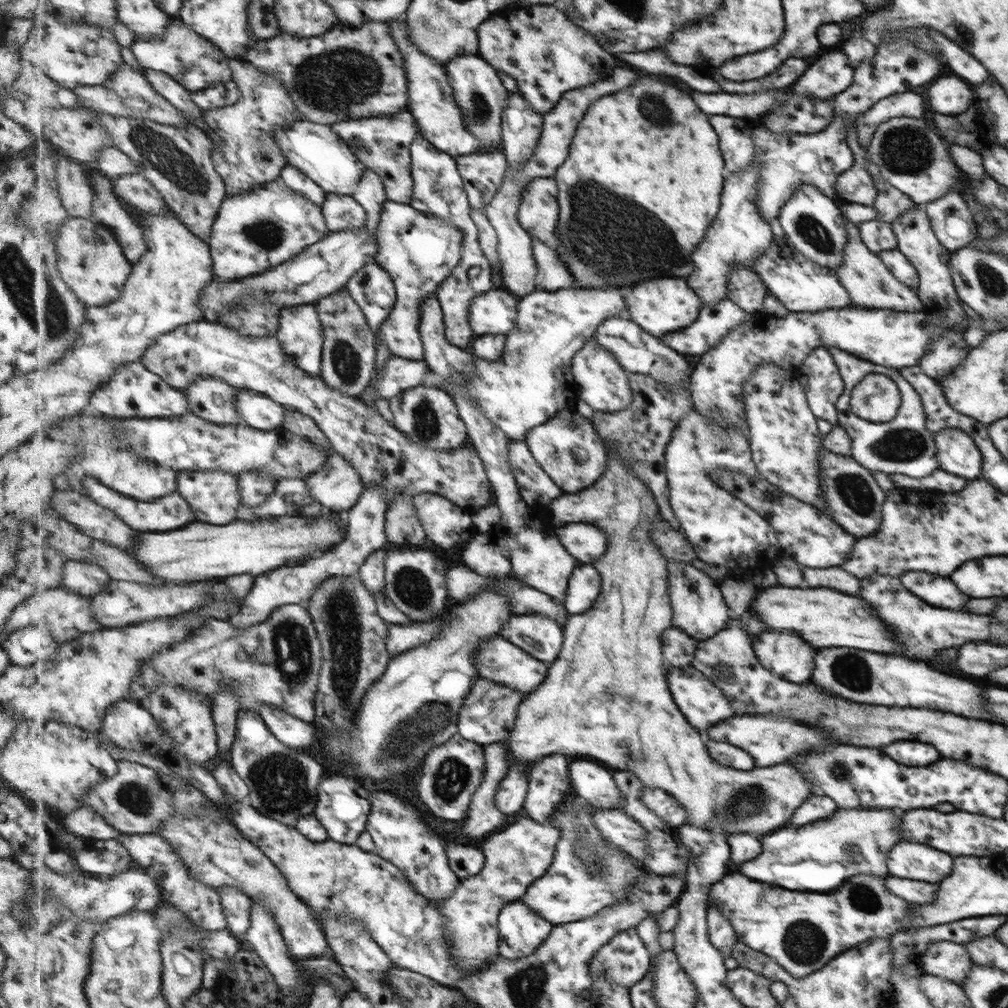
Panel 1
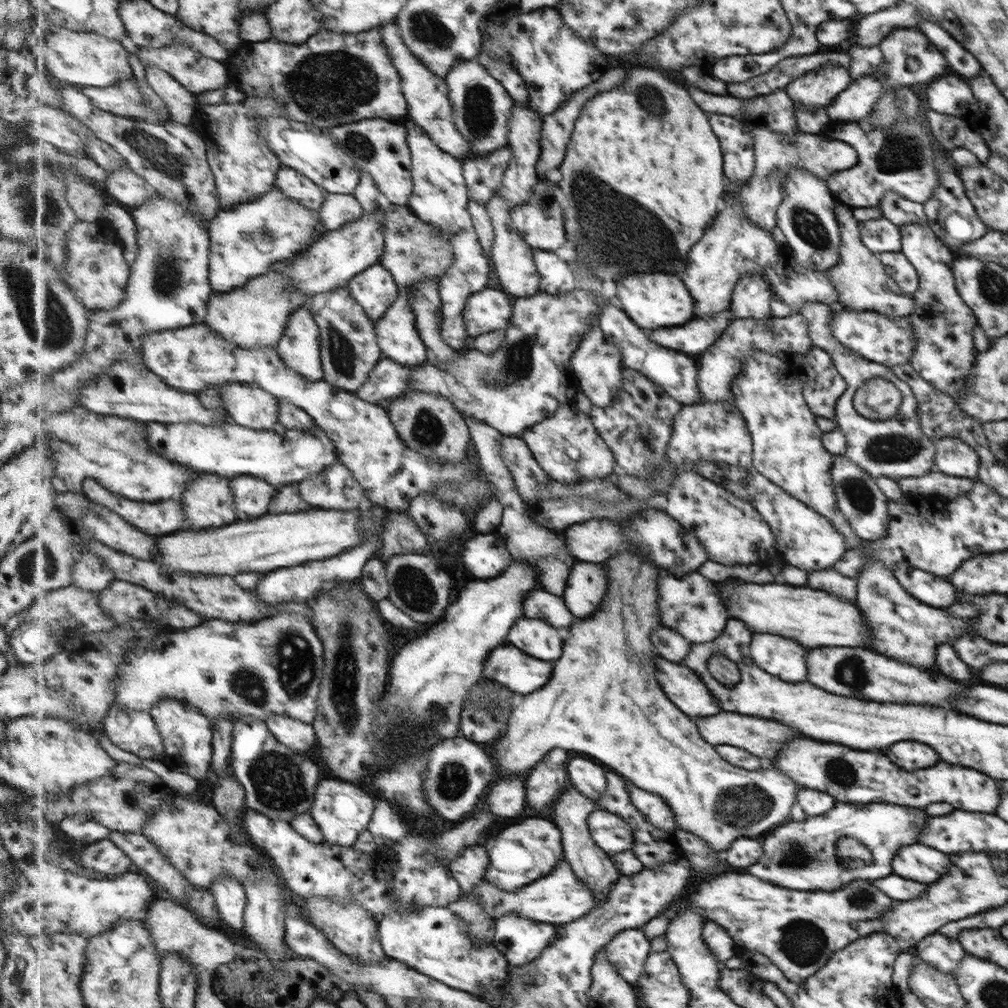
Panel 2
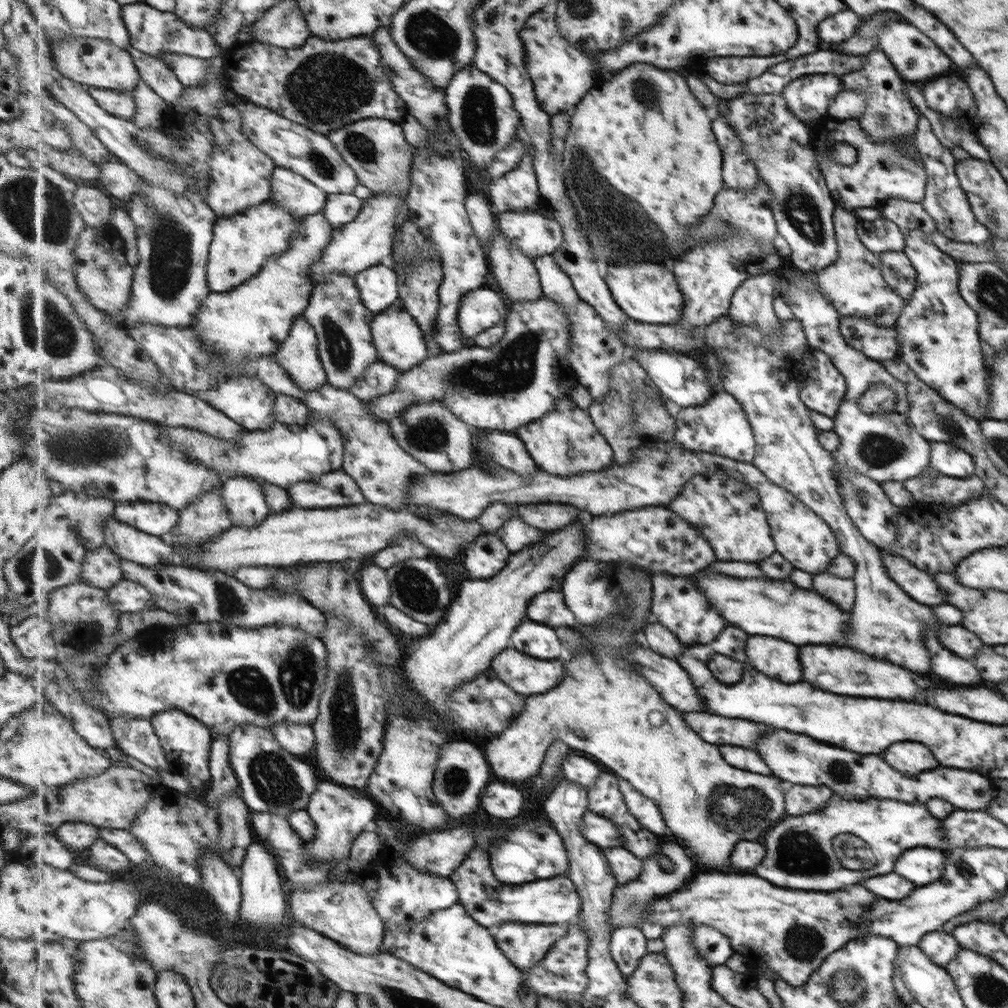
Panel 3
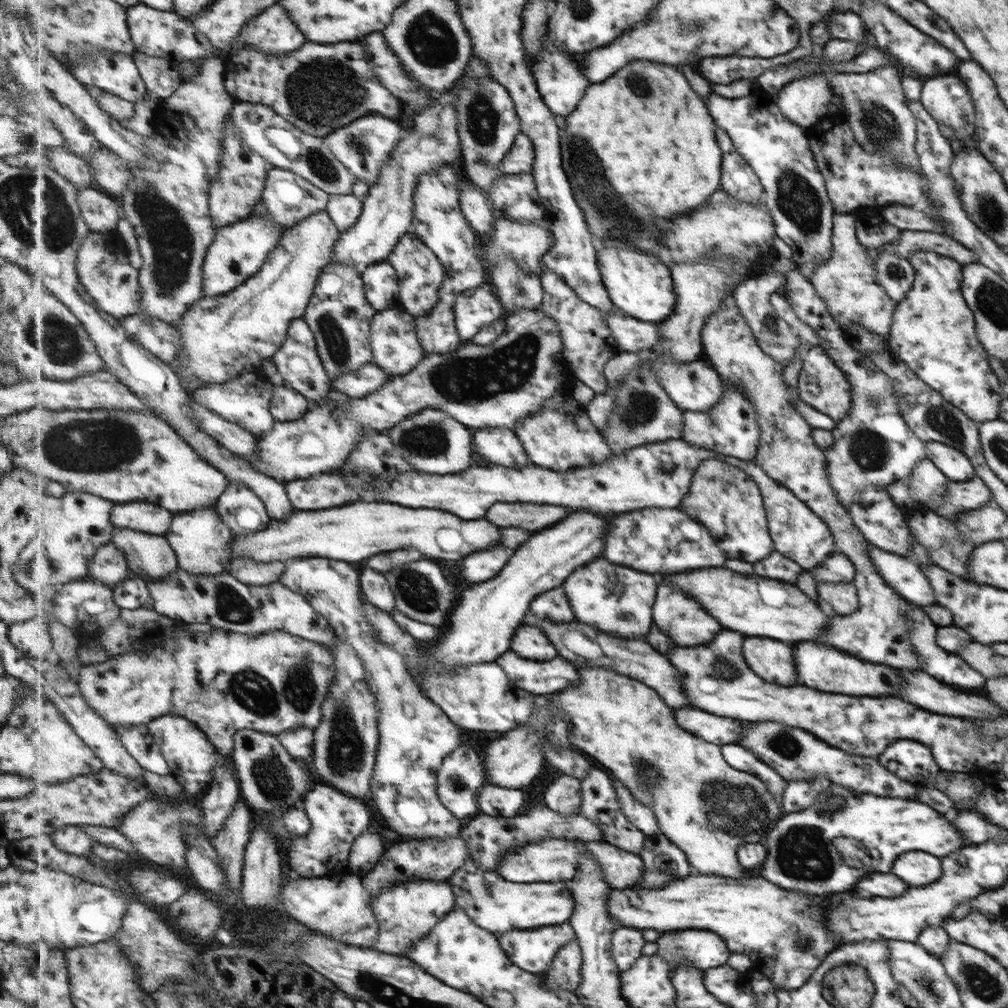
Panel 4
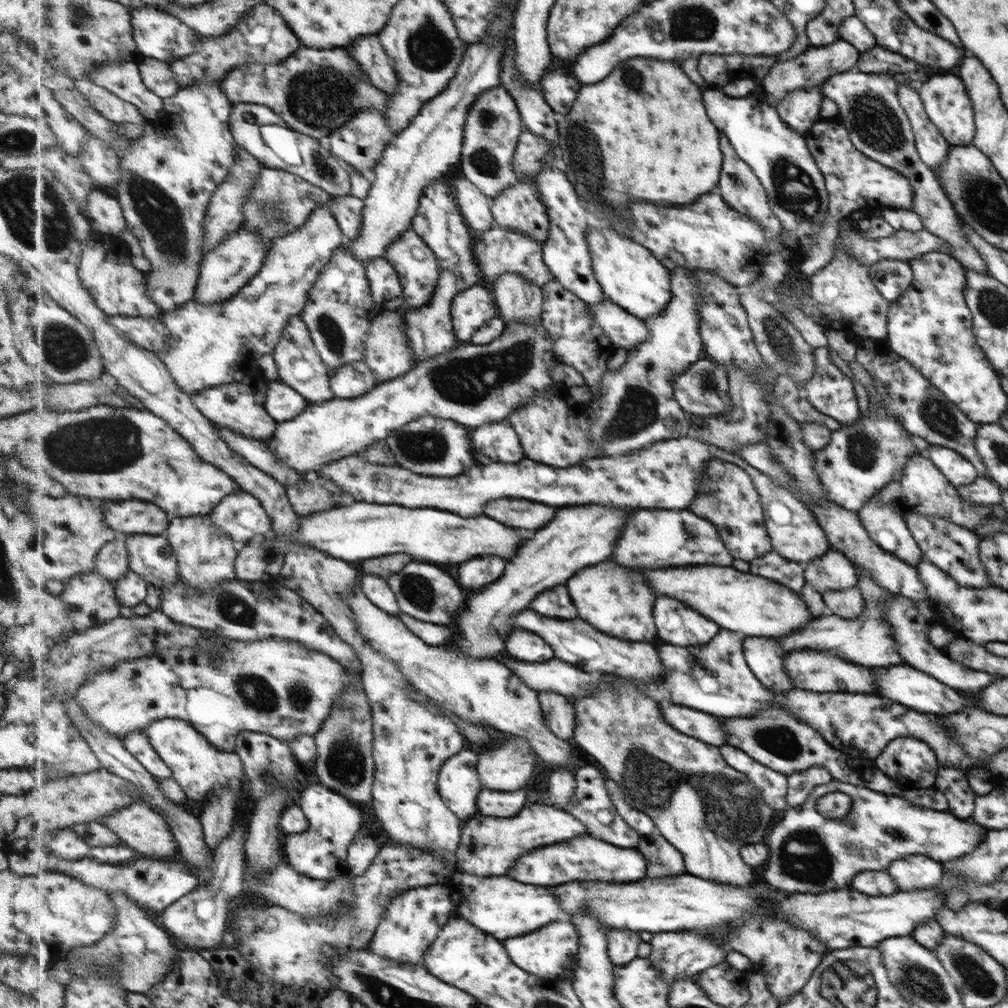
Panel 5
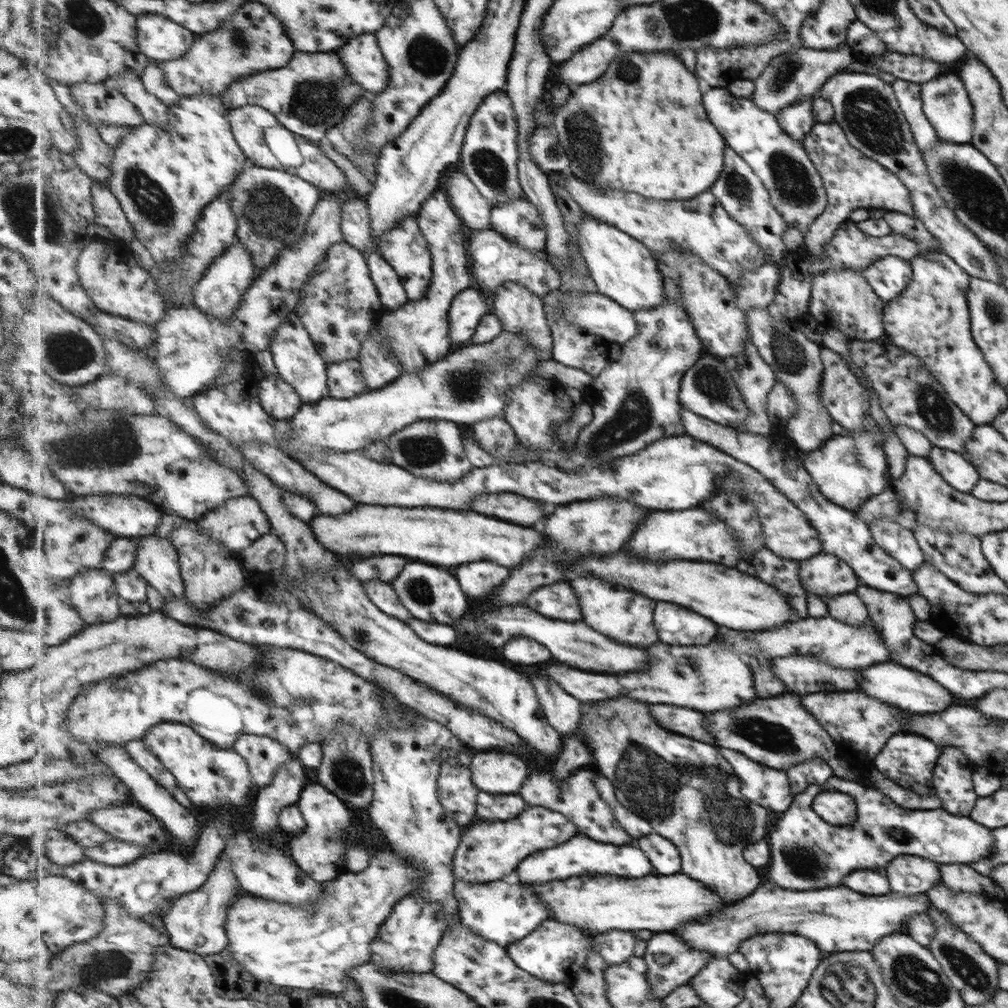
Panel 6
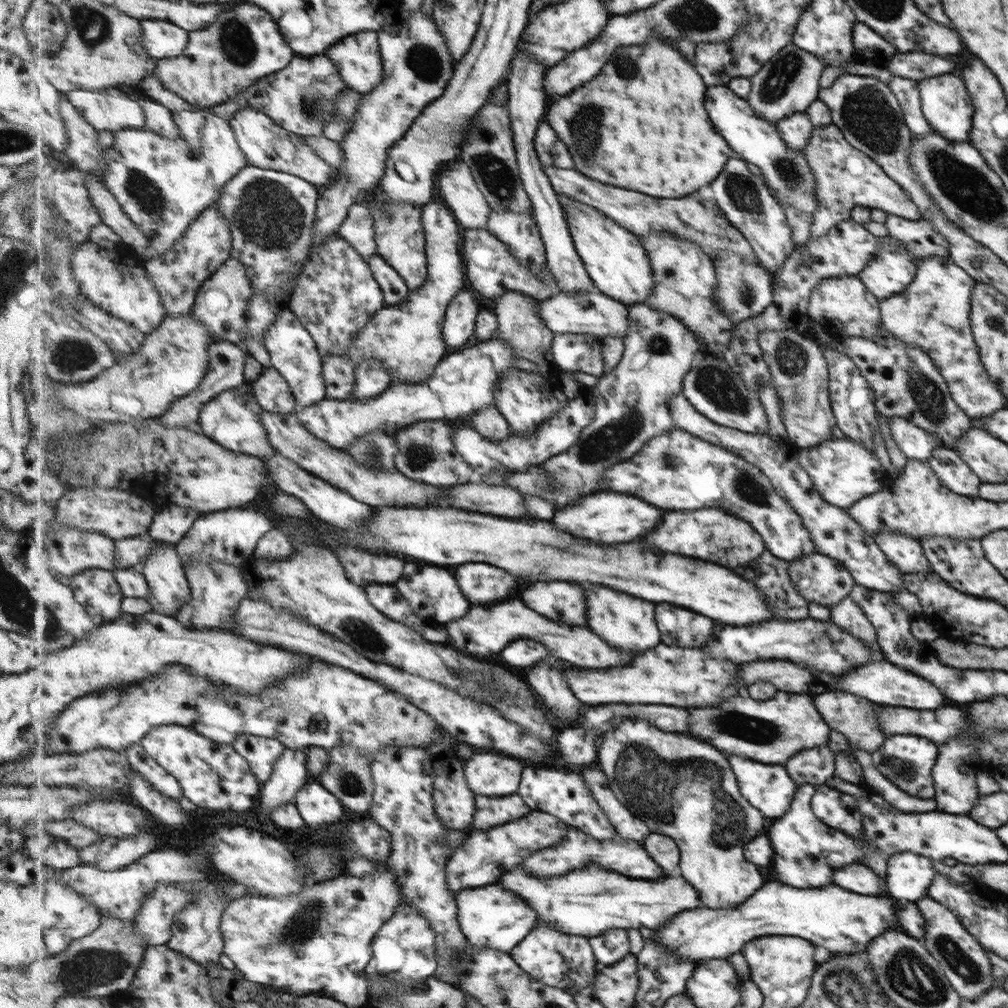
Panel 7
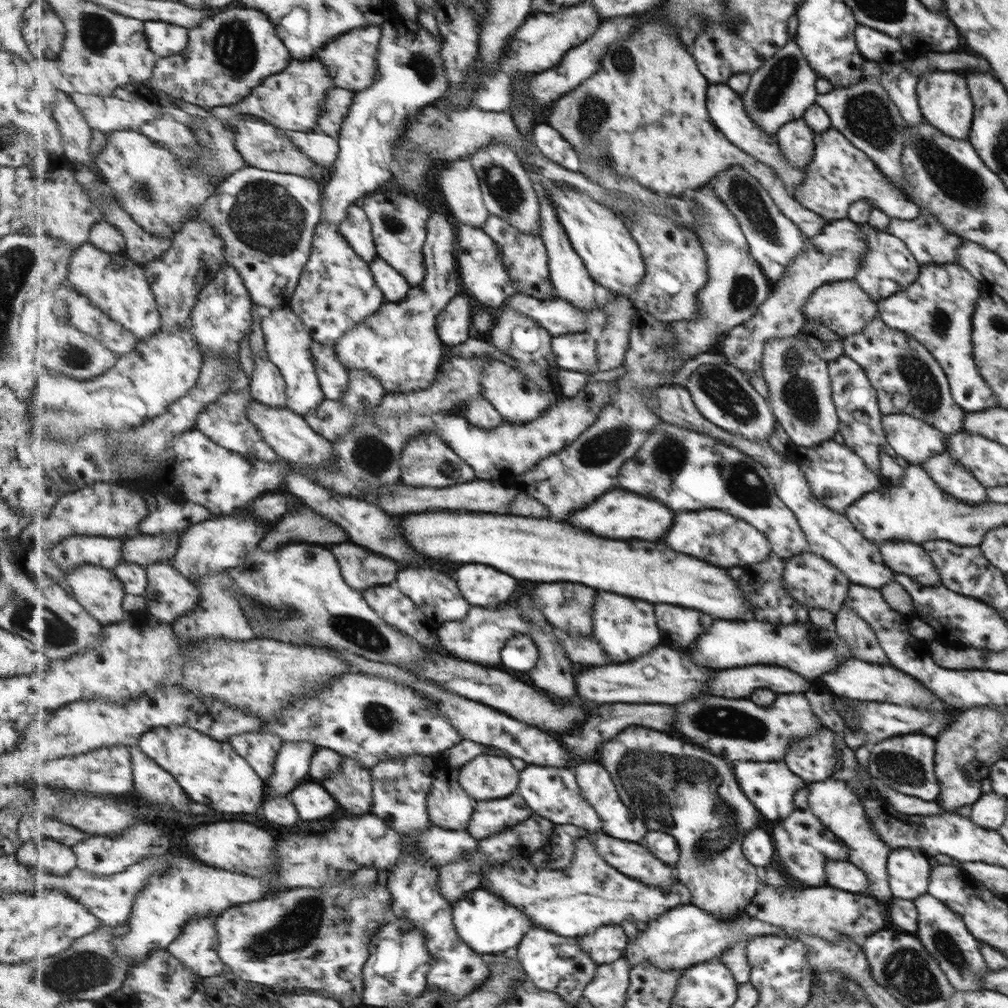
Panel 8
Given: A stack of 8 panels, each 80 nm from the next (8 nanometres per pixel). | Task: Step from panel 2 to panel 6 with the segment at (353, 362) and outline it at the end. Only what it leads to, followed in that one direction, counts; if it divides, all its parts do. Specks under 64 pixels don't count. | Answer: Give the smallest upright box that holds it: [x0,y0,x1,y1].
[296,241,384,364]

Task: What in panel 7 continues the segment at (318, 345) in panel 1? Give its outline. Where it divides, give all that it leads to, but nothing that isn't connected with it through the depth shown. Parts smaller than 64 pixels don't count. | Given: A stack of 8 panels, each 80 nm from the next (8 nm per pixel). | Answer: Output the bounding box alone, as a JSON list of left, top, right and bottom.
[264,309,327,412]

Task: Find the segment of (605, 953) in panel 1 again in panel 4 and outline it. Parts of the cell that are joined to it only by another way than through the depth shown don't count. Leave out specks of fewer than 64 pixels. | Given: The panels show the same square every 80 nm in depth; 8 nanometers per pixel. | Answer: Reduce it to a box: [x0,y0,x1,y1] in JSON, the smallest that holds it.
[612,927,645,972]

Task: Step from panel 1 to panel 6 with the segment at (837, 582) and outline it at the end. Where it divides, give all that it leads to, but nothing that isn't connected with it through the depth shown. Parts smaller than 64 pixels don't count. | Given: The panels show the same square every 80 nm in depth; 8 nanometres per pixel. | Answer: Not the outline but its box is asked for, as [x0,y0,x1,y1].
[826,592,869,626]

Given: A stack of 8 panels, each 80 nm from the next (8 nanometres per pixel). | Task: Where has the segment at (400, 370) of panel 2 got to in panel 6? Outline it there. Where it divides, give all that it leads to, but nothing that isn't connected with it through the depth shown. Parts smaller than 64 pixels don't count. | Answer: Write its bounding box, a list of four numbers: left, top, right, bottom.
[328,359,366,399]

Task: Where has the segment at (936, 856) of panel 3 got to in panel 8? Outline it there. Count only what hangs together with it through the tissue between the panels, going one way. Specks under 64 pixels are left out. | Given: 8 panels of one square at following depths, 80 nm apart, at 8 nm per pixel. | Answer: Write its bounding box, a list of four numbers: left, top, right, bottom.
[886,850,932,900]

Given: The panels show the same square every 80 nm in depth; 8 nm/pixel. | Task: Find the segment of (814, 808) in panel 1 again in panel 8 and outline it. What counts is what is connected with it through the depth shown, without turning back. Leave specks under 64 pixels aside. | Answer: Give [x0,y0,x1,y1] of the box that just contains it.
[783,727,838,785]

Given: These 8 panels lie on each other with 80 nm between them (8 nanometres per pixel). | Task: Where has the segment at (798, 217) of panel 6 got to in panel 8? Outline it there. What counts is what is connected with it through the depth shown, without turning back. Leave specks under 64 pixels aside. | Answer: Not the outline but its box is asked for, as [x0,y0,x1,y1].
[707,83,804,196]

